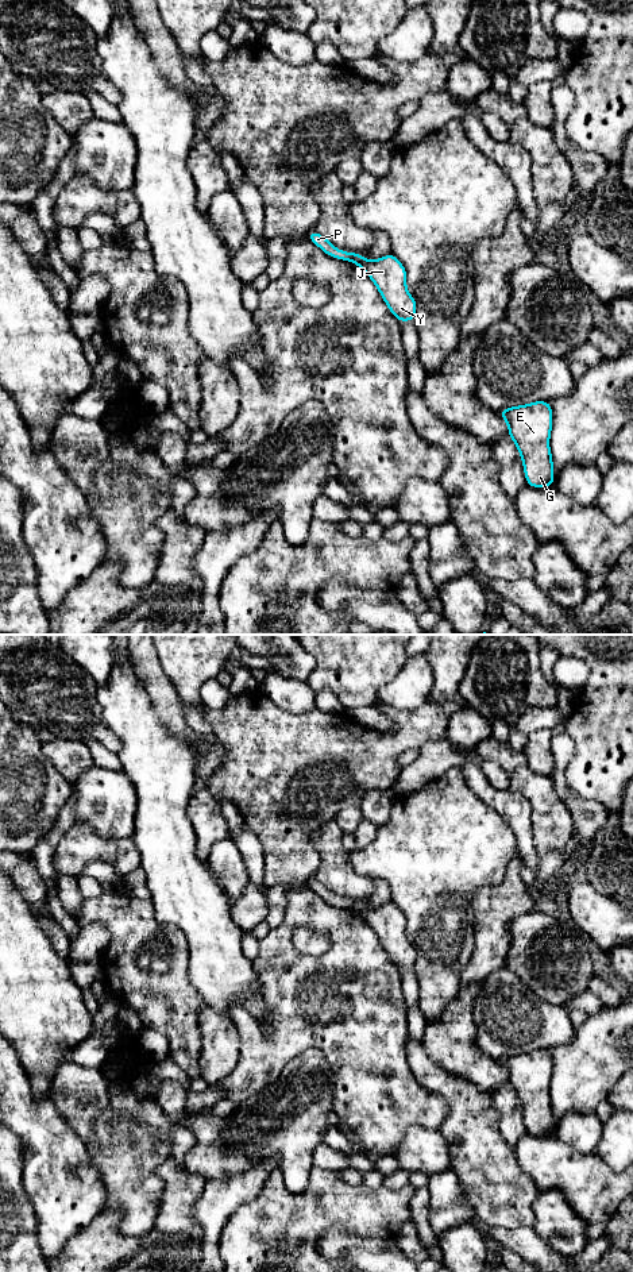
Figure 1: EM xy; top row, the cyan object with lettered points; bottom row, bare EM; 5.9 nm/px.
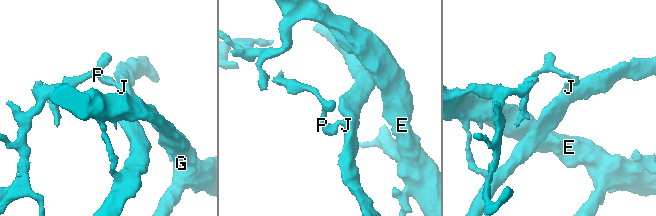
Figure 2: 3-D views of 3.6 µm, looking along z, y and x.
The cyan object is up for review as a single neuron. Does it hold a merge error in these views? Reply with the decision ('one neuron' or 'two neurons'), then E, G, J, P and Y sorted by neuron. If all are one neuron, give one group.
two neurons; E G P / J Y

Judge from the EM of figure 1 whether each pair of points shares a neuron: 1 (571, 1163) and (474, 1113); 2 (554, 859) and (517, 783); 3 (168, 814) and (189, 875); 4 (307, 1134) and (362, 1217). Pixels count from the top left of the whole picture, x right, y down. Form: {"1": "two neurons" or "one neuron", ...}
{"1": "two neurons", "2": "one neuron", "3": "one neuron", "4": "two neurons"}

